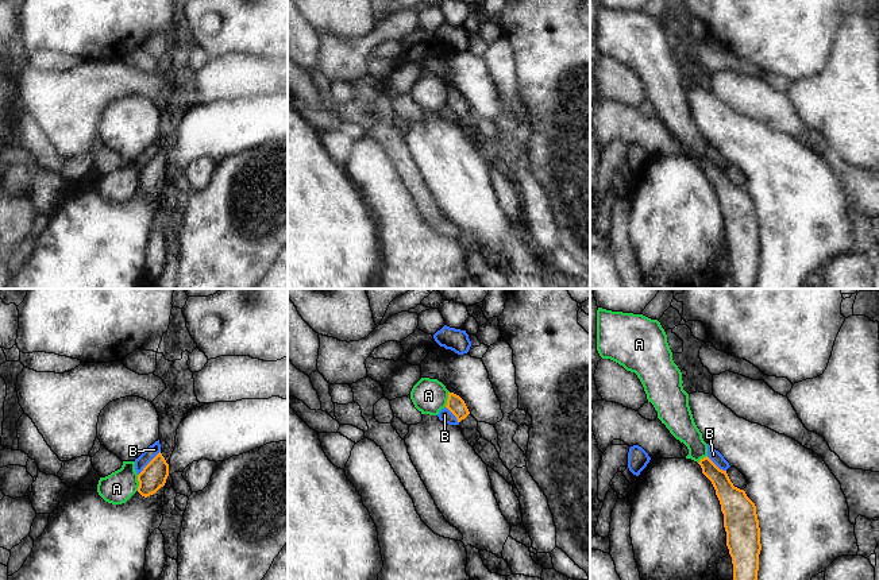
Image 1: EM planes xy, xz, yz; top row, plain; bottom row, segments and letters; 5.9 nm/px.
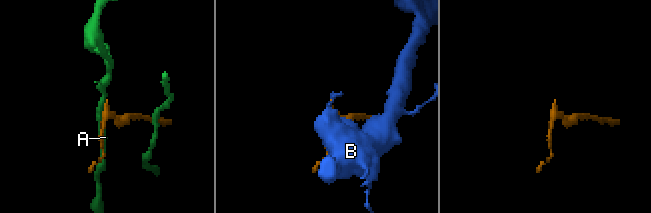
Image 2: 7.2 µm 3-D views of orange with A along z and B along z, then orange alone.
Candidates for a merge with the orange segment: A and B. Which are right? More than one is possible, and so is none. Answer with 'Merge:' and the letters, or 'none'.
Merge: none

